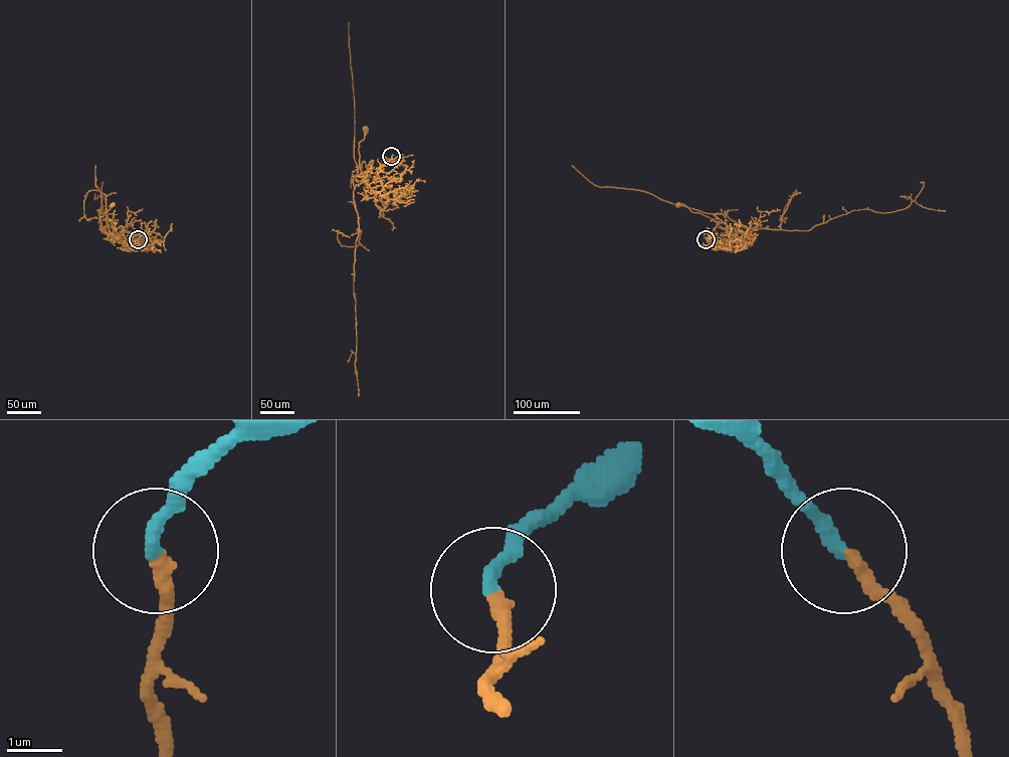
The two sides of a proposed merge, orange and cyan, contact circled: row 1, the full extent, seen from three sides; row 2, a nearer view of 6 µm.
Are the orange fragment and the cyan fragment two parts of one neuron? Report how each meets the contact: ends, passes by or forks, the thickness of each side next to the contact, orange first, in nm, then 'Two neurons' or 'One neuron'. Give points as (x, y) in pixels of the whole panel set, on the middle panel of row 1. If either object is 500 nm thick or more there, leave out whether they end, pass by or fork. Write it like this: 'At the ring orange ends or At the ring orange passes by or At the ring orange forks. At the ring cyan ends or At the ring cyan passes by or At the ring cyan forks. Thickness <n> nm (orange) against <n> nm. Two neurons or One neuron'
At the ring orange ends. At the ring cyan ends. Thickness 260 nm (orange) against 280 nm. One neuron

